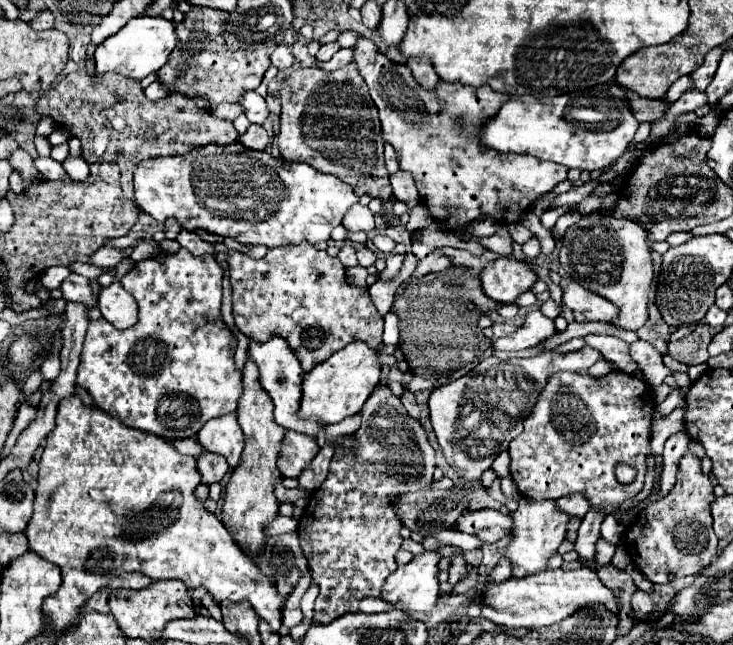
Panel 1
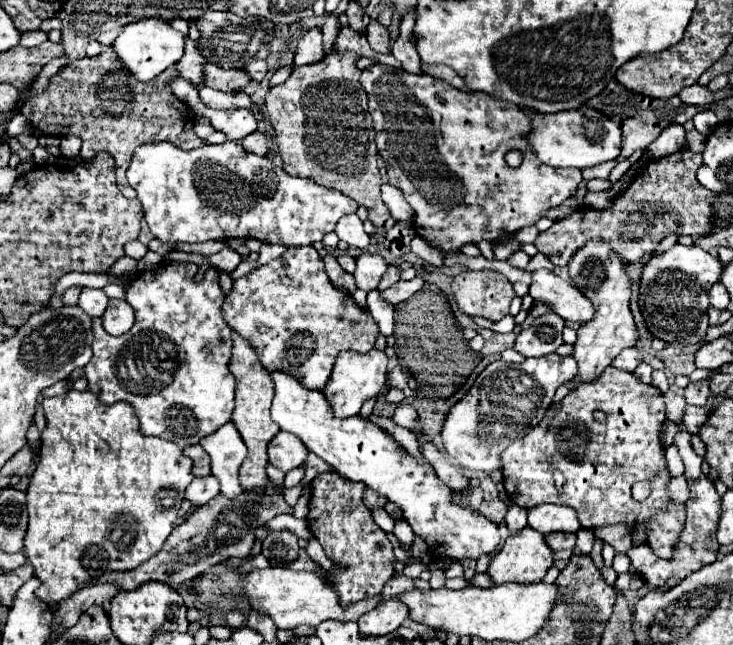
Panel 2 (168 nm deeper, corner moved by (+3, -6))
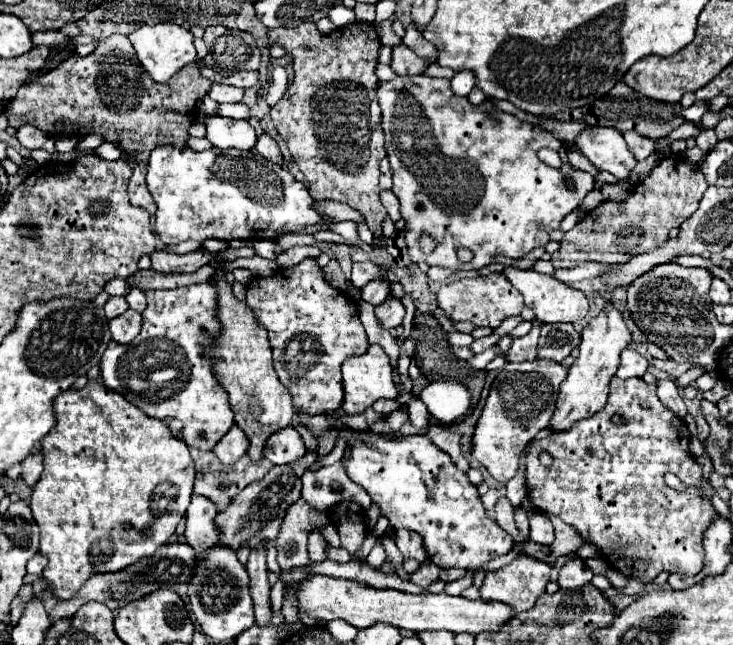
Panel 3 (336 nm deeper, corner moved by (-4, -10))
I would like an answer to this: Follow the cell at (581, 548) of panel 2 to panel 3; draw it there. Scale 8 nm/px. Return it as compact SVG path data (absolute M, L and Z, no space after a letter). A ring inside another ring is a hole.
M574 557L564 563L564 567L558 571L558 585L560 589L580 589L582 585L590 583L594 573L584 565L584 559Z

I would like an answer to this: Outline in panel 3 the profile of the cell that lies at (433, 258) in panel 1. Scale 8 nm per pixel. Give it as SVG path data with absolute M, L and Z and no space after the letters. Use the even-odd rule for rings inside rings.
M388 299L384 301L382 305L378 305L374 309L376 313L376 319L378 323L384 327L384 329L392 329L392 327L398 327L402 325L402 319L404 319L404 305L398 301L398 299Z

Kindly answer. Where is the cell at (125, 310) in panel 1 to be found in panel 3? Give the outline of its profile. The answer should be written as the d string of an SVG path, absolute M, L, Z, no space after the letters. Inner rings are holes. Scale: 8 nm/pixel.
M132 309L122 313L120 317L110 319L110 333L112 339L118 343L130 343L140 333L140 327L142 327L142 317Z

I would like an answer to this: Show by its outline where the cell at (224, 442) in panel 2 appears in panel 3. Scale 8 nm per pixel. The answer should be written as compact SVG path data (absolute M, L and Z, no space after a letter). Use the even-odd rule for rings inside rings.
M232 425L232 429L216 443L216 447L212 451L216 453L216 457L222 463L234 463L242 455L246 455L246 449L248 449L246 435L242 433L242 429L238 429L236 425Z

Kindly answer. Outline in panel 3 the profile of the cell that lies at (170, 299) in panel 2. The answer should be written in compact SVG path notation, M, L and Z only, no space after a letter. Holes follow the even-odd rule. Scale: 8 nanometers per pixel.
M200 283L190 287L178 287L174 291L144 291L148 299L148 307L142 313L142 331L140 335L128 343L110 343L106 349L100 371L102 383L124 395L130 403L142 409L146 415L166 421L172 433L186 441L188 447L196 447L200 451L210 451L234 425L234 413L228 405L228 393L216 381L210 371L210 359L204 357L204 347L214 341L218 335L218 319L216 319L216 287L212 283Z

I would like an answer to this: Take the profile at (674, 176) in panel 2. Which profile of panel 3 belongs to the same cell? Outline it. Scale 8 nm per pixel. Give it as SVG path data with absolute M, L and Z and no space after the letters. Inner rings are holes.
M670 155L650 171L628 199L602 201L596 209L586 213L586 217L564 235L562 247L552 253L550 261L556 269L588 261L626 263L638 253L660 247L668 241L670 229L680 227L698 209L706 187L702 171L690 167L680 155Z

